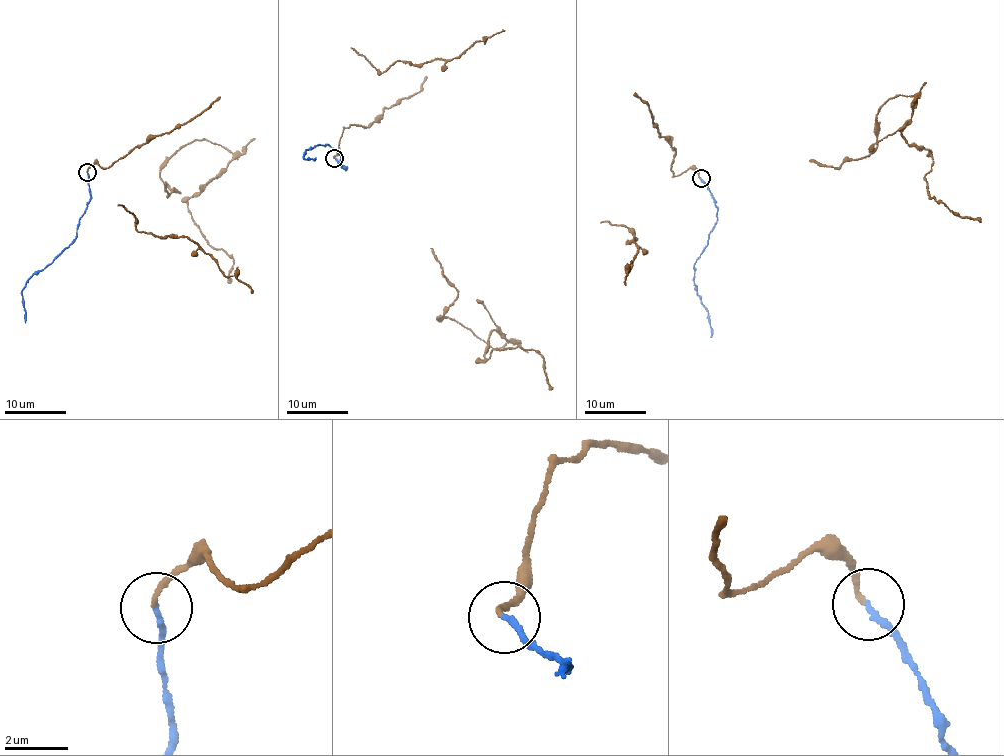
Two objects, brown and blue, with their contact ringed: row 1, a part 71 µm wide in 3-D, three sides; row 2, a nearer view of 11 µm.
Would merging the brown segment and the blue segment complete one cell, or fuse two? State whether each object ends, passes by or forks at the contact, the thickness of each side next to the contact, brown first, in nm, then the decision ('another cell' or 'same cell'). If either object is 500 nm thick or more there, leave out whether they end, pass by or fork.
brown ends | blue ends | 140/180 nm | same cell

